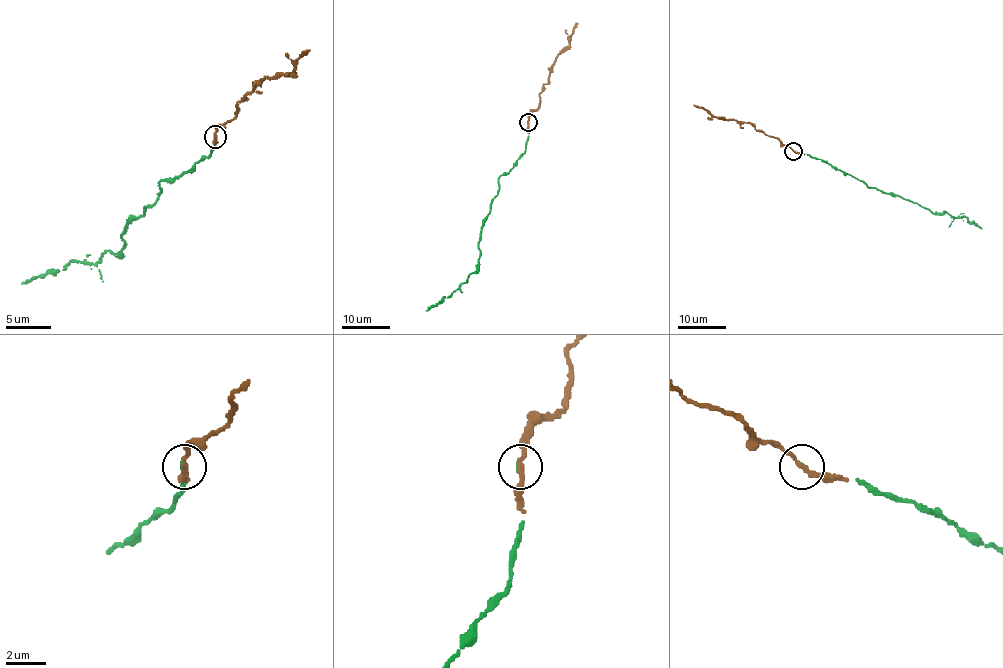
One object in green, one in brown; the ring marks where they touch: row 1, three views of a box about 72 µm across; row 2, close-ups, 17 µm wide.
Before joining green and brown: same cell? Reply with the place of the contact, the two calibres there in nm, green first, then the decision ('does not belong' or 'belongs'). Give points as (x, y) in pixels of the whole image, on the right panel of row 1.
place (793, 151); calibres 110 and 240 nm; belongs

